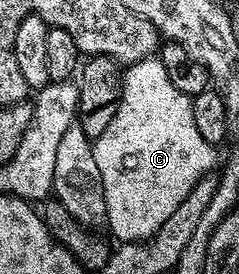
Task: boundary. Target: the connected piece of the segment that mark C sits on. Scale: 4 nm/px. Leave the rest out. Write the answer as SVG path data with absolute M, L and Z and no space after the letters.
M152 56L132 62L124 69L123 95L117 112L109 128L105 128L105 132L93 142L107 205L105 226L111 229L116 243L145 242L152 238L163 227L165 220L169 220L169 216L181 208L191 189L204 176L212 173L217 150L197 130L192 99L192 95L181 92L181 88L169 80L162 57Z

